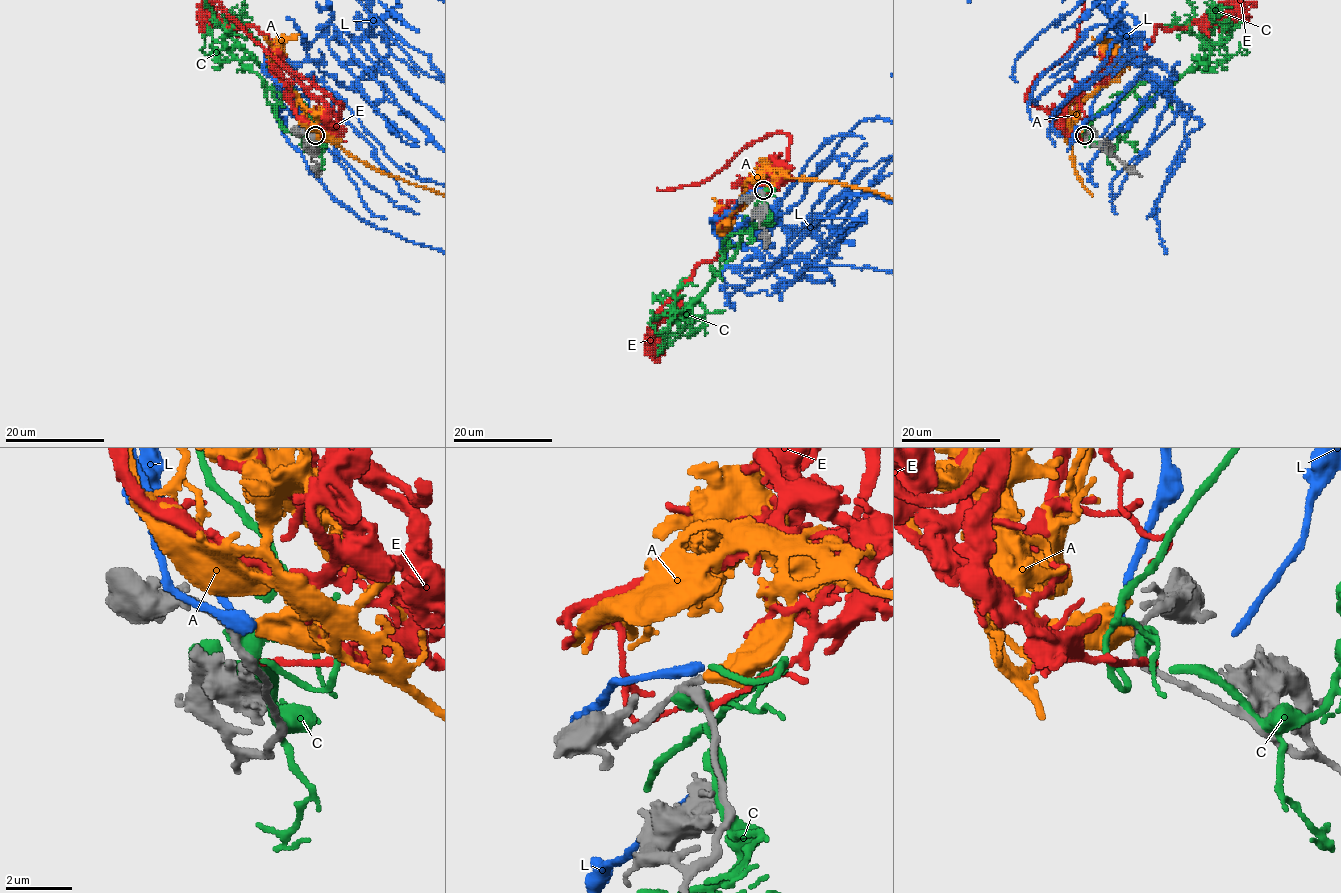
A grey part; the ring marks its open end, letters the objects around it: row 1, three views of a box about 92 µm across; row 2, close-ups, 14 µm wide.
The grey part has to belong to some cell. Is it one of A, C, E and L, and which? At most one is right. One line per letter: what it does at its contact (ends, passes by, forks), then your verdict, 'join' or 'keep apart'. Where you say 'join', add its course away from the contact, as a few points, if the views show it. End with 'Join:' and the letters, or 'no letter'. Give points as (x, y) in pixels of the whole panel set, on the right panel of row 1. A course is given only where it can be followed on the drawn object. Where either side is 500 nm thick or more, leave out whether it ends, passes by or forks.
A: it ends; keep apart
C: it forks; keep apart
E: it ends; keep apart
L: it ends; keep apart
Join: no letter

